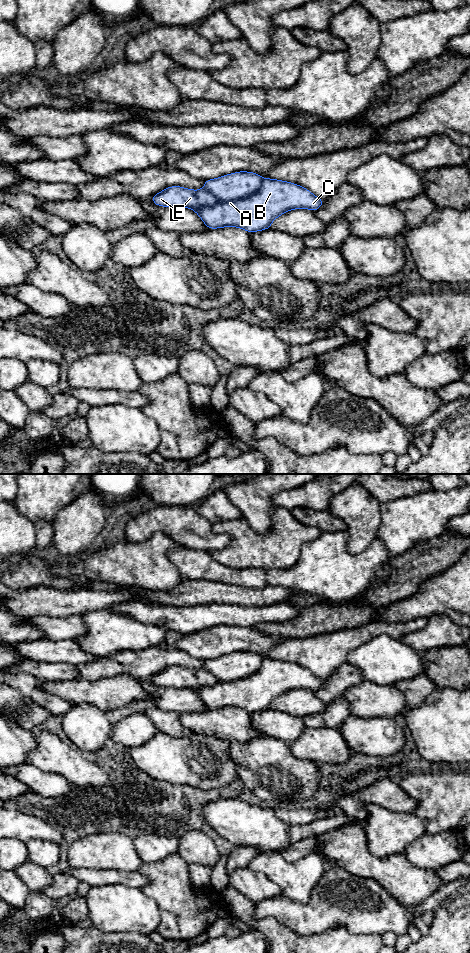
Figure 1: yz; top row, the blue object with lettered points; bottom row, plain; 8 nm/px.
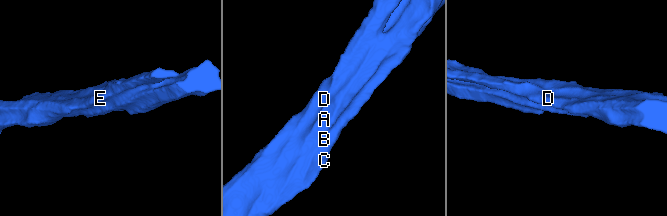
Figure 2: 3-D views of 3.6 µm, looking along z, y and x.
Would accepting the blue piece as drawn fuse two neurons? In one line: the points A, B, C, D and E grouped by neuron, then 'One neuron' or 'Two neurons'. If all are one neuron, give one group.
Groups: A B C / D E. Two neurons

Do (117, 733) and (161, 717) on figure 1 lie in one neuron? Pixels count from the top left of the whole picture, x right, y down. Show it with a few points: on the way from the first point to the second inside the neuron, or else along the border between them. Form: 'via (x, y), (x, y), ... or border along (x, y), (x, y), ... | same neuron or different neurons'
border along (143, 712), (157, 730), (145, 743) | different neurons

